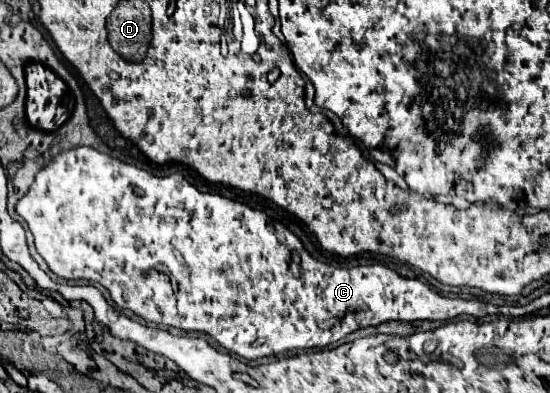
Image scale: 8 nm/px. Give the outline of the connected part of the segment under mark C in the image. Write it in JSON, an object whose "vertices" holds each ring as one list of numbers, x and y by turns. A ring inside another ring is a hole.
{"vertices":[[75,147,63,153,57,153,55,157,51,157,47,161,47,165,35,175,33,185,29,187,29,191,19,199,17,203,17,213,27,221,33,237,35,237,35,249,37,253,47,261,49,269,63,279,85,279,85,281,95,281,101,283,109,293,111,299,121,307,121,309,129,309,135,315,139,315,145,321,157,323,157,325,167,325,167,327,175,327,175,329,183,329,183,331,203,331,207,335,211,335,219,345,223,345,227,351,245,357,245,359,259,359,259,357,267,357,267,355,275,355,275,353,283,353,289,349,311,349,311,347,327,347,339,339,343,339,345,335,369,327,369,325,381,325,385,321,417,321,417,319,429,319,429,321,449,321,455,319,459,315,475,315,475,317,485,317,485,315,493,315,493,313,501,313,501,315,510,316,512,318,523,317,530,315,531,305,526,304,527,307,495,307,495,305,487,305,481,301,465,301,465,299,447,299,437,295,435,291,431,291,423,281,419,279,407,279,401,277,399,273,395,273,389,267,383,265,365,265,365,267,351,267,351,269,341,269,341,267,333,267,327,263,317,261,315,257,311,257,301,241,297,237,289,235,289,243,283,239,279,241,277,231,273,227,273,223,269,221,269,217,259,211,259,209,251,209,245,203,239,201,231,201,225,199,221,195,213,195,213,193,201,193,197,187,193,187,181,173,173,173,169,177,155,177,131,163,125,163,121,159,115,159,107,153,101,153,93,147],[291,249,299,249,301,253,301,277,293,277,293,273,289,271,289,255],[157,265,165,265,167,273,175,277,177,281,177,293,171,289,169,285,169,275,161,273,161,271,153,271,151,267]]}

